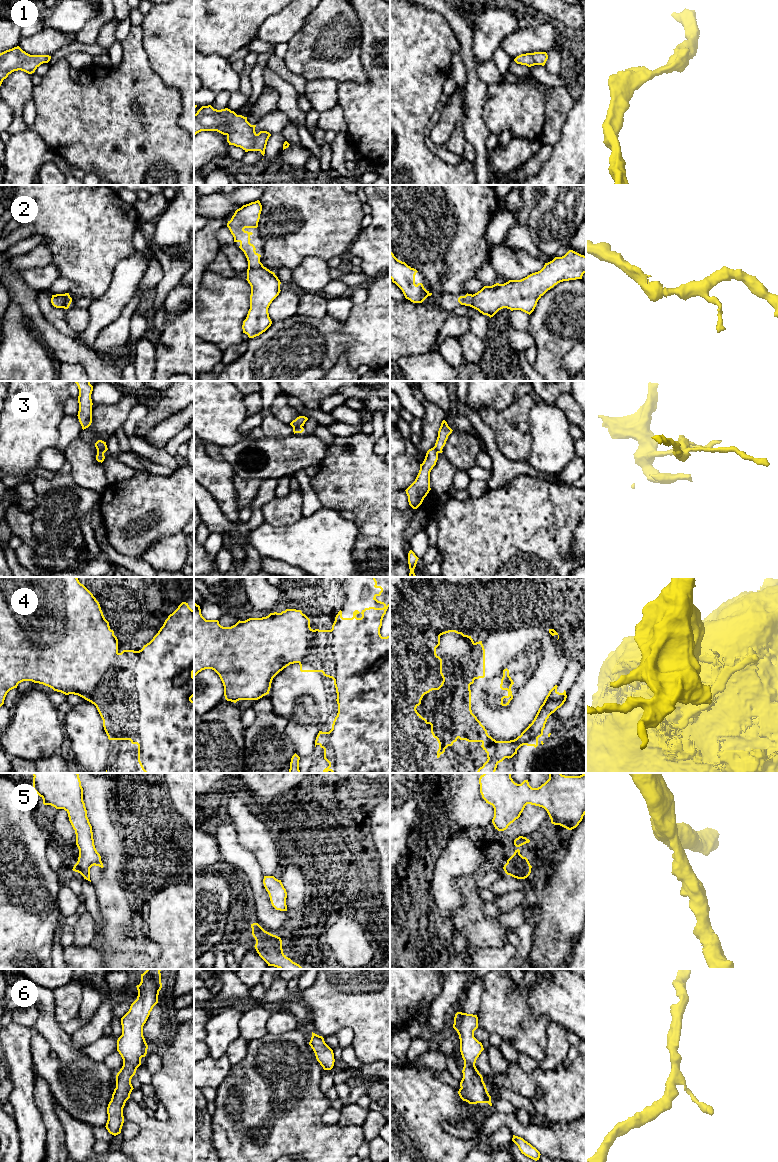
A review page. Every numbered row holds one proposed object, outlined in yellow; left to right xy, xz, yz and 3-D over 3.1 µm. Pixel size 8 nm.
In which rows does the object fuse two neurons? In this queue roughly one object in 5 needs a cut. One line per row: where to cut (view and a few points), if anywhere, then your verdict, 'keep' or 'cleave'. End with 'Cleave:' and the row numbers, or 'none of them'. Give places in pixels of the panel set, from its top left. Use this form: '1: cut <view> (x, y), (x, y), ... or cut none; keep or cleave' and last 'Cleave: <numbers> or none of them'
1: cut none; keep
2: cut none; keep
3: cut xz (301, 426), (293, 428); cleave
4: cut xy (118, 653), (97, 690), (72, 693); cleave
5: cut none; keep
6: cut none; keep
Cleave: 3, 4

